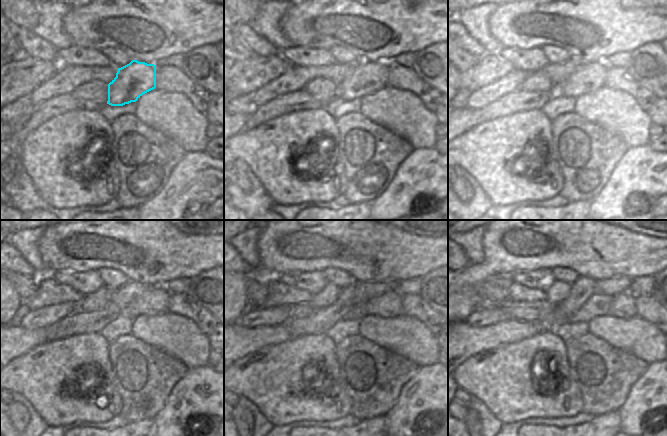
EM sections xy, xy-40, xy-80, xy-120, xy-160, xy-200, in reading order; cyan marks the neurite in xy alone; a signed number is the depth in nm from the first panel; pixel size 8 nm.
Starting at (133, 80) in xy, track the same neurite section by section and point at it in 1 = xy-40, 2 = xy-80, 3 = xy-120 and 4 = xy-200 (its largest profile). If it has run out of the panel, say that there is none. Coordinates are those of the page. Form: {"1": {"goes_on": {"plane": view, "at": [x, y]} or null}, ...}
{"1": {"goes_on": {"plane": "xy-40", "at": [368, 77]}}, "2": {"goes_on": {"plane": "xy-80", "at": [590, 77]}}, "3": {"goes_on": {"plane": "xy-120", "at": [153, 302]}}, "4": {"goes_on": {"plane": "xy-200", "at": [623, 305]}}}

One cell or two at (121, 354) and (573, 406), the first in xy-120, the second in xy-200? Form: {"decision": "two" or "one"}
{"decision": "two"}

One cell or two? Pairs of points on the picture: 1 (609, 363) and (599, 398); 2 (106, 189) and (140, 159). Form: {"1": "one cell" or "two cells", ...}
{"1": "one cell", "2": "two cells"}

